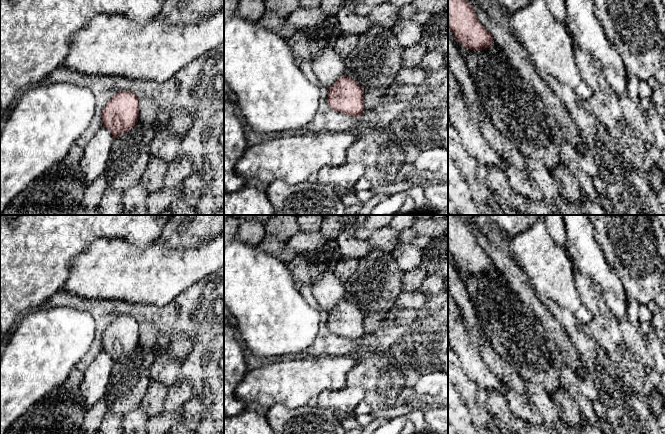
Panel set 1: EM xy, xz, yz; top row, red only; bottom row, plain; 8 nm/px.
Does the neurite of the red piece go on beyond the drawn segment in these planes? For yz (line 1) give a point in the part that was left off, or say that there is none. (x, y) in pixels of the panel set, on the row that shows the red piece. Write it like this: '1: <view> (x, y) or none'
1: none

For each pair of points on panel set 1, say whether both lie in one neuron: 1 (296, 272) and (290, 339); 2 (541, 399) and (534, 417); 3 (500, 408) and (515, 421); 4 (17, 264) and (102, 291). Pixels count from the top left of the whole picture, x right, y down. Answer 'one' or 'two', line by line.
1: two
2: two
3: one
4: two

